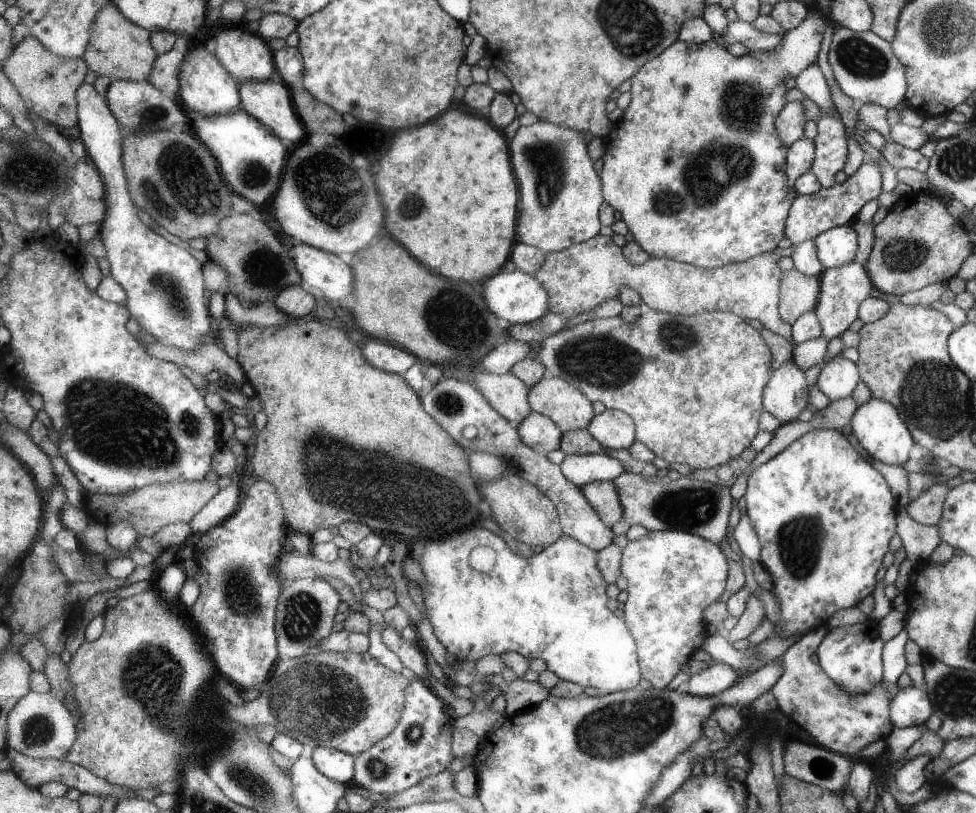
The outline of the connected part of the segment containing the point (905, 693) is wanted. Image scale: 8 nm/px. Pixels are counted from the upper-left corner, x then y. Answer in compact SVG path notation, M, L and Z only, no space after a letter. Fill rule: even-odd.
M899 687L891 700L888 715L892 726L896 728L918 726L935 713L923 688Z

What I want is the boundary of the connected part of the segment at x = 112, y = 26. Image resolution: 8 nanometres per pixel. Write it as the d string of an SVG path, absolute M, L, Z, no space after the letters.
M113 2L96 16L92 42L83 57L97 75L107 76L111 81L144 81L151 75L158 56L152 43L152 32L129 20Z

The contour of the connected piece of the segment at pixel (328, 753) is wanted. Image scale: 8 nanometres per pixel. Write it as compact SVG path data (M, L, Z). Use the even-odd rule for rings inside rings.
M317 747L313 750L311 758L324 775L343 784L353 784L356 756L331 747Z

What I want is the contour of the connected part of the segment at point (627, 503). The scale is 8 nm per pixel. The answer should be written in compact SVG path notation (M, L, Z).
M633 472L621 474L614 484L625 508L626 522L649 528L649 531L689 532L715 544L726 538L726 526L732 499L729 486L693 478L669 480L661 476L645 477Z

